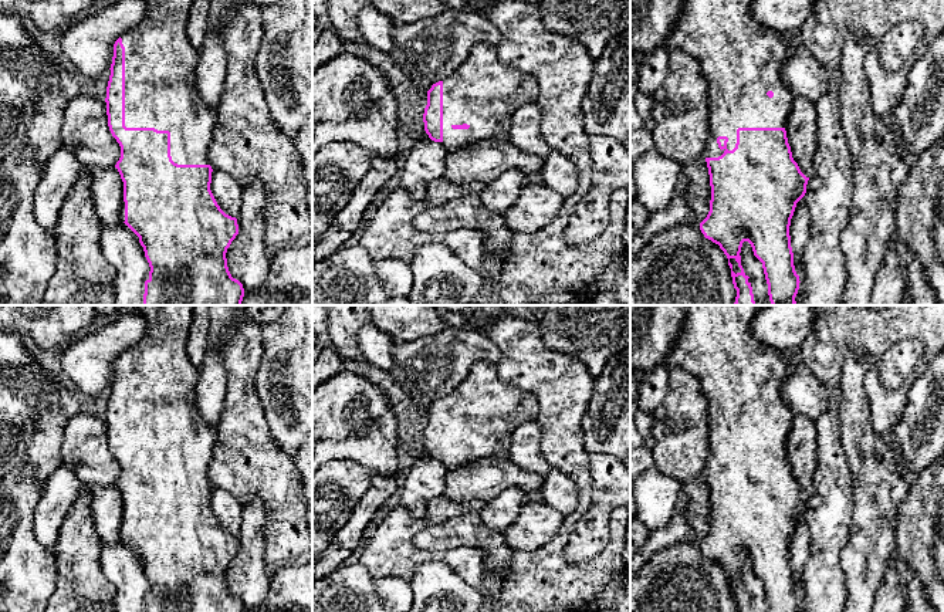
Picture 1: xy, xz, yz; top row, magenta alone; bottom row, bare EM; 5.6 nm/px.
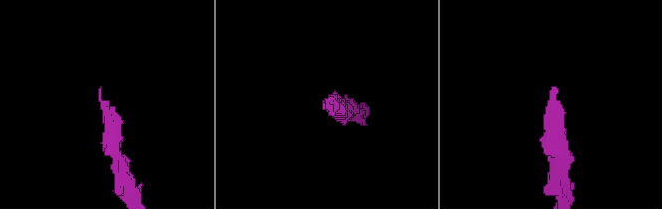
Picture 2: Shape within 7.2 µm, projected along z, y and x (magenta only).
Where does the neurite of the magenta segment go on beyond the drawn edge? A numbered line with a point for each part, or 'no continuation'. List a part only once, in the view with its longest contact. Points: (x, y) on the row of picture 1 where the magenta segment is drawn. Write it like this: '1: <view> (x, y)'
1: xy (161, 93)

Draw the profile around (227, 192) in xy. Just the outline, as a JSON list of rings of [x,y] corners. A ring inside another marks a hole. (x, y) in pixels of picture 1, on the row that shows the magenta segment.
[[[213,170],[210,190],[226,214],[236,219],[240,216],[243,206],[243,186],[240,182],[223,170]]]

